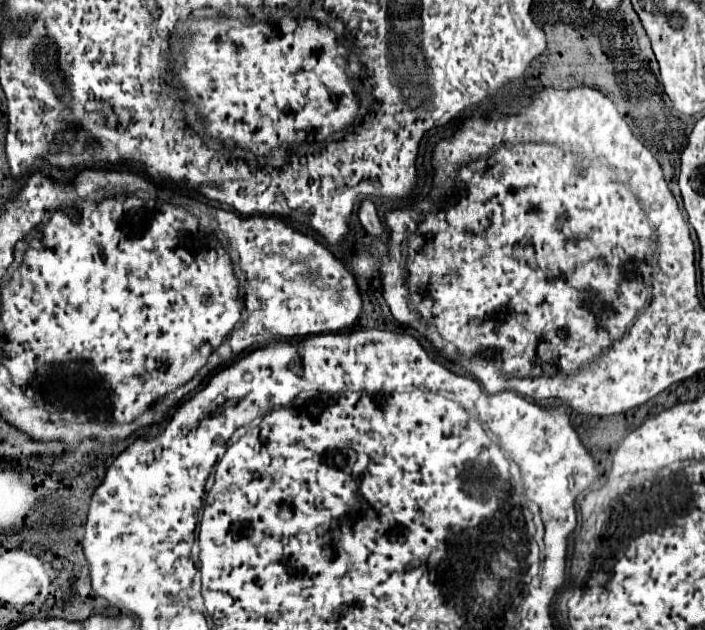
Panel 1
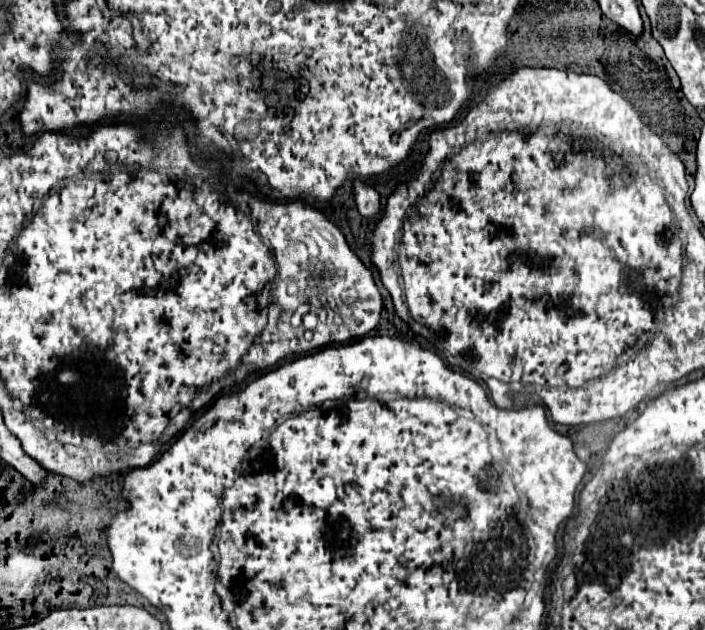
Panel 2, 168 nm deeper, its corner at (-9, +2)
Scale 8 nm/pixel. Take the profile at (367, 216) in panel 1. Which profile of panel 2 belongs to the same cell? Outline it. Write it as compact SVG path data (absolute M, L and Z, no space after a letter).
M356 181L354 197L356 197L356 205L358 205L358 211L362 217L374 217L380 213L380 197L374 191L374 187L366 185L364 181Z

